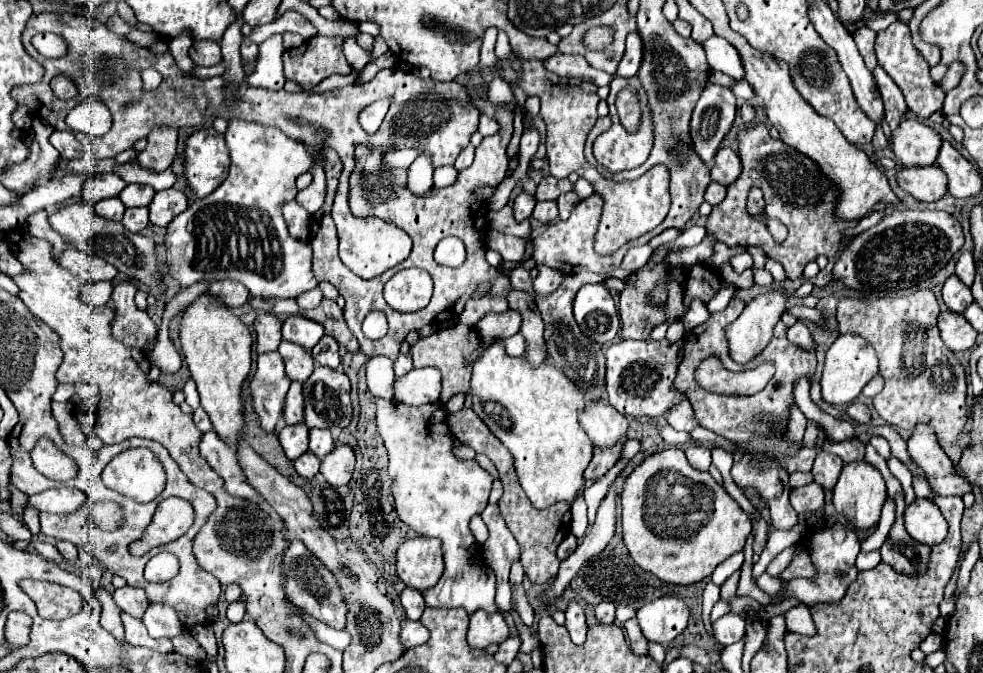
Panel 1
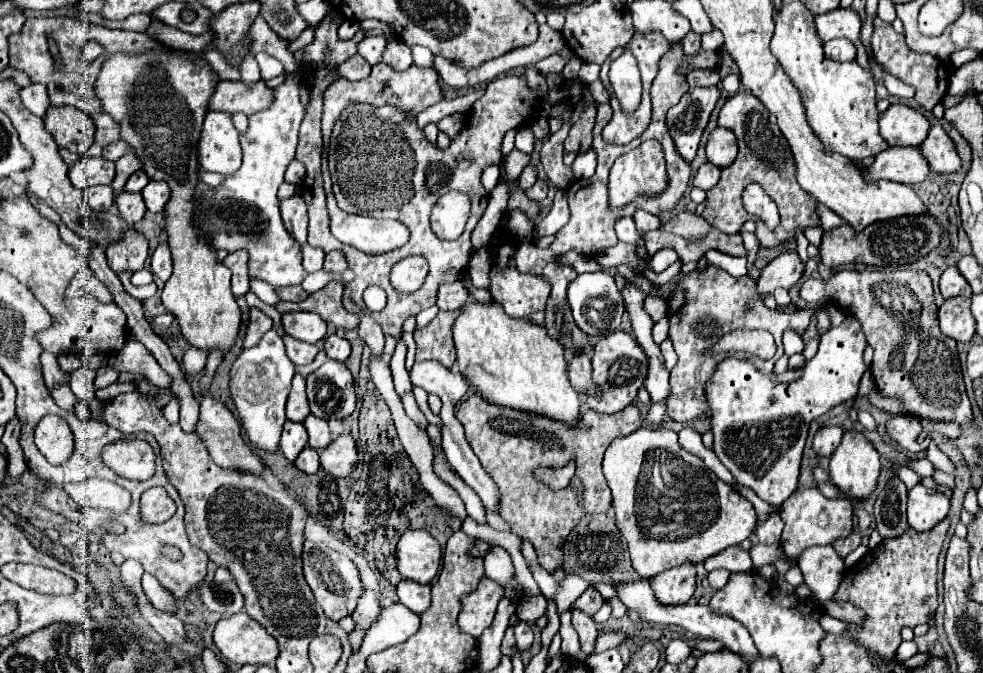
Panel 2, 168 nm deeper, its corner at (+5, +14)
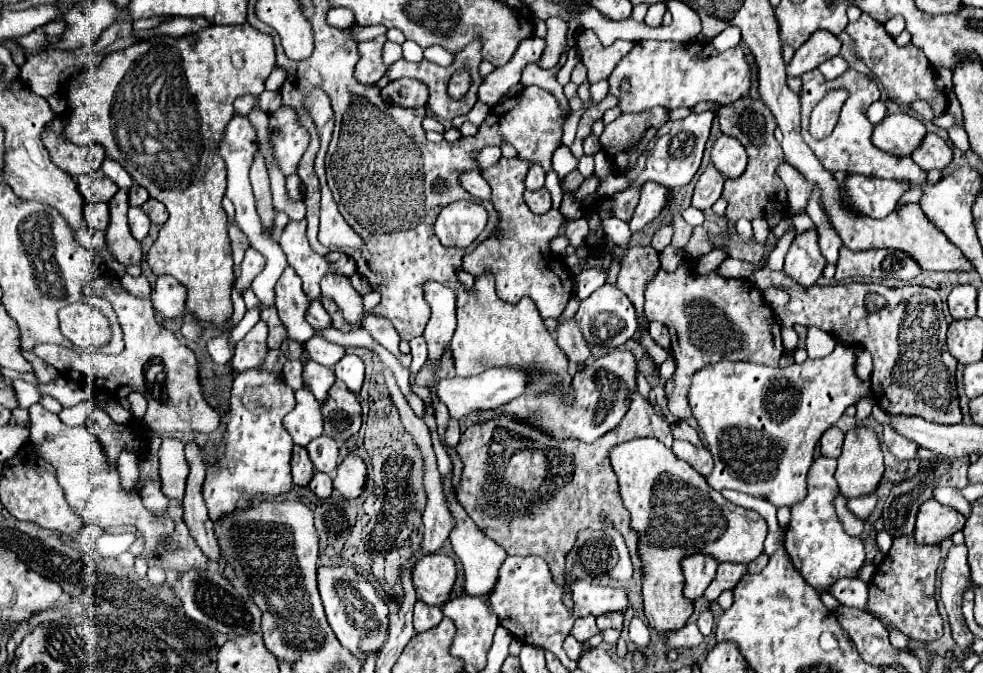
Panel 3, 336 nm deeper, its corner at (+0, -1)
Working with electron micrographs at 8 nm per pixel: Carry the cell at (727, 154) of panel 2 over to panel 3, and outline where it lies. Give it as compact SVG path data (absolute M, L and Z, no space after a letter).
M722 135L716 139L712 147L712 163L724 177L736 179L744 173L748 165L748 157L742 143L738 143L734 137Z

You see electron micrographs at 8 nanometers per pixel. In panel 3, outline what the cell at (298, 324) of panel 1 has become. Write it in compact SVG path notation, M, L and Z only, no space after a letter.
M316 335L312 339L308 339L308 343L304 343L302 347L308 351L312 361L316 361L320 365L326 365L326 367L336 365L344 357L344 347L340 347L336 343L330 343L330 341L326 341L322 337L316 337Z

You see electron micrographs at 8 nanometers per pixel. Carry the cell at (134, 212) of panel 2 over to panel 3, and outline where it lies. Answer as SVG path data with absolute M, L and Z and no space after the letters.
M132 207L132 209L128 211L128 223L130 223L130 231L132 231L134 239L142 241L142 239L148 235L150 219L148 219L148 215L146 215L142 209Z

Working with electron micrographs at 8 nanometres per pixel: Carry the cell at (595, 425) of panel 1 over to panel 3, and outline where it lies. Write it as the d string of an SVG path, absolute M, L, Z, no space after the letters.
M564 321L558 331L556 331L556 341L558 341L558 347L566 353L568 361L578 367L578 369L584 369L588 367L590 363L590 349L580 333L580 329L576 327L574 321Z

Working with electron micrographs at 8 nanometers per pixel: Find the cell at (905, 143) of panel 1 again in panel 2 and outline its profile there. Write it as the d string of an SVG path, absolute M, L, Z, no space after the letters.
M891 104L879 118L879 132L889 146L919 146L929 128L921 112L903 104Z

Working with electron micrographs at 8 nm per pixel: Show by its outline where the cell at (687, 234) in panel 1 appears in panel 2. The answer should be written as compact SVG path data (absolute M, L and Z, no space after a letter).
M623 216L623 218L617 218L615 222L615 232L617 232L617 238L621 242L627 242L627 244L635 244L635 240L639 240L639 236L635 236L635 224L629 216Z

